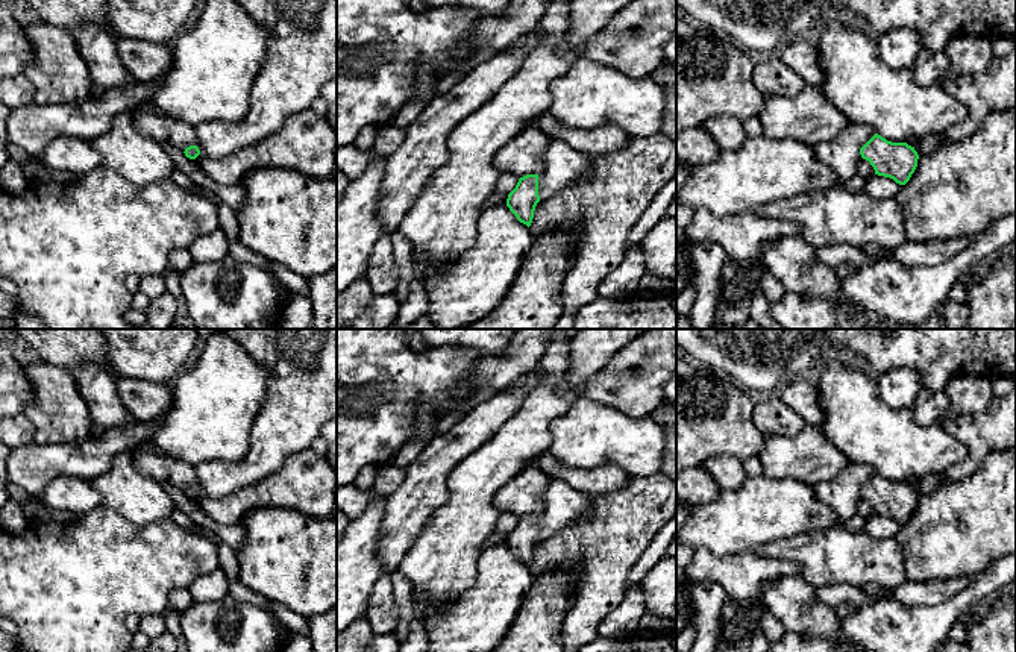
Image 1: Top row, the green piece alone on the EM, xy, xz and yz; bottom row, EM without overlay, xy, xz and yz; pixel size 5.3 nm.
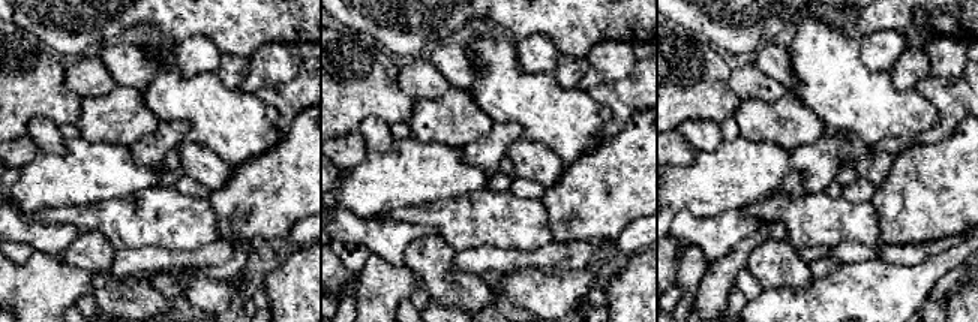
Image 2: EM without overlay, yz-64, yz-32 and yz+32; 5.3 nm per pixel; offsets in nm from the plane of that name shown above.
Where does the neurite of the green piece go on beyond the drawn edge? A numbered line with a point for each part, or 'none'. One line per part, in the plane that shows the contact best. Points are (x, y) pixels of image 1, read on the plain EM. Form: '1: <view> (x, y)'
1: xz (563, 504)

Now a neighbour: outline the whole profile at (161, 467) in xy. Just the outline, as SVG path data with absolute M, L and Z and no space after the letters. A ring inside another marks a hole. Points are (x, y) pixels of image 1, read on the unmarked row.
M147 440L130 450L135 469L158 482L171 484L182 493L190 485L197 485L196 469L187 461L161 452L152 440Z

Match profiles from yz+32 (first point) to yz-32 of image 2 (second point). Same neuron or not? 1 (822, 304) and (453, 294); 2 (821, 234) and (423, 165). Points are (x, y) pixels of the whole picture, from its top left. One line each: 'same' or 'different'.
1: different
2: different

